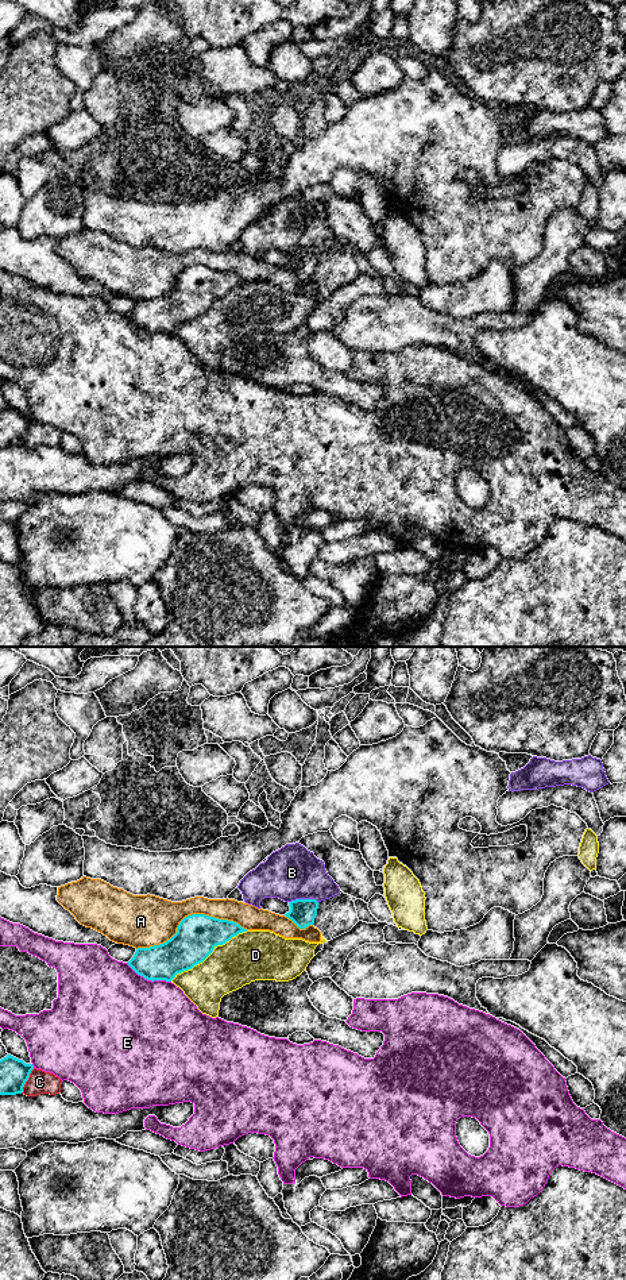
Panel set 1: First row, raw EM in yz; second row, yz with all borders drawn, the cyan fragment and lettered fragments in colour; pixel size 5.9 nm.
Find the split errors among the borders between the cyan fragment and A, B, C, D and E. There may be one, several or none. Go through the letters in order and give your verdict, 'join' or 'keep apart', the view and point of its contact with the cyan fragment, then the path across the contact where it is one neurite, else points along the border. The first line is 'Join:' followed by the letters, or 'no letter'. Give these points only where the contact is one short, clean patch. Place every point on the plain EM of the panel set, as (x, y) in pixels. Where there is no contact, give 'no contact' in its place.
Join: no letter
A: keep apart; contact yz (189, 268)
B: keep apart; contact yz (302, 251); border yz (317, 253), (292, 251), (289, 254)
C: keep apart; contact yz (27, 431)
D: keep apart; contact yz (208, 307)
E: keep apart; contact yz (149, 331)

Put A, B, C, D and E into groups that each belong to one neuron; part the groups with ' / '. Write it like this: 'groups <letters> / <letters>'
groups A / B / C / D / E

